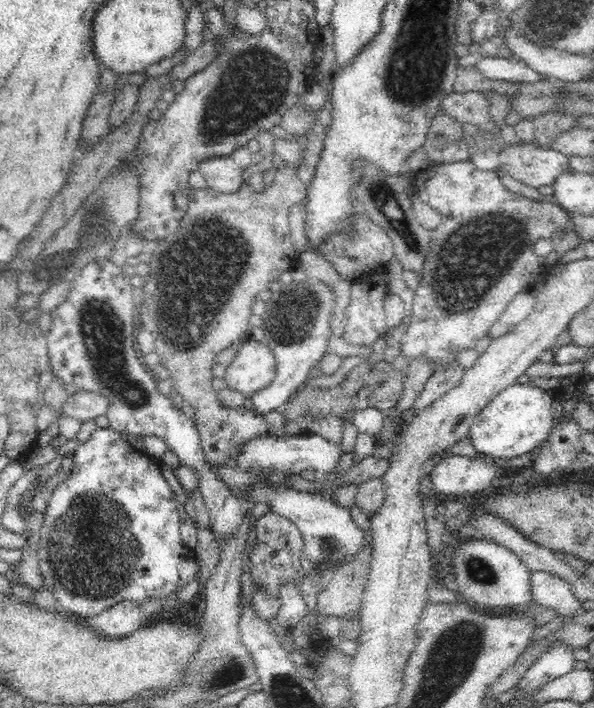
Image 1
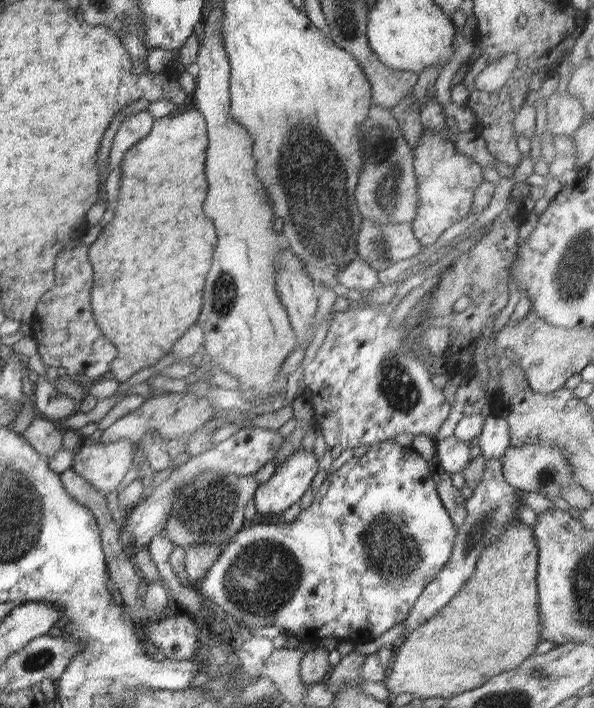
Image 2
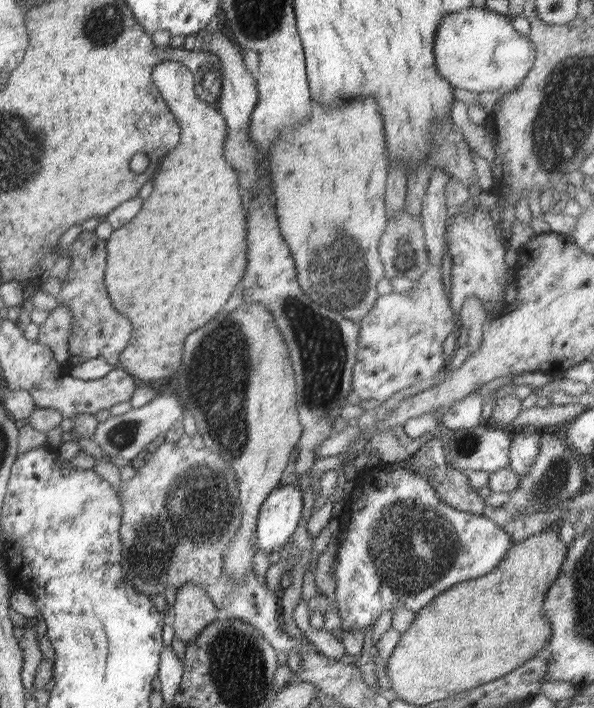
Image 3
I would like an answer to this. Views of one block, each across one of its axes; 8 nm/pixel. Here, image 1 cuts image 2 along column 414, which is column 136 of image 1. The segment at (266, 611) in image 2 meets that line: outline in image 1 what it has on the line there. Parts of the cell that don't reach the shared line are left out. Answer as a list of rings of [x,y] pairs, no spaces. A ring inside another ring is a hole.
[[[96,427],[92,436],[85,442],[79,443],[73,455],[73,468],[66,480],[63,480],[52,493],[50,500],[47,502],[47,508],[43,513],[43,522],[37,527],[40,534],[40,546],[38,546],[38,556],[40,574],[44,581],[44,587],[48,589],[54,598],[60,603],[64,610],[74,612],[80,617],[92,618],[97,617],[101,612],[108,610],[113,604],[122,601],[134,601],[141,604],[150,599],[166,598],[170,592],[180,592],[189,580],[194,578],[194,574],[202,566],[201,560],[196,556],[192,549],[186,548],[182,543],[180,536],[180,517],[179,502],[176,495],[168,484],[168,481],[160,472],[160,461],[156,457],[144,454],[130,444],[128,444],[119,432],[108,427]]]

